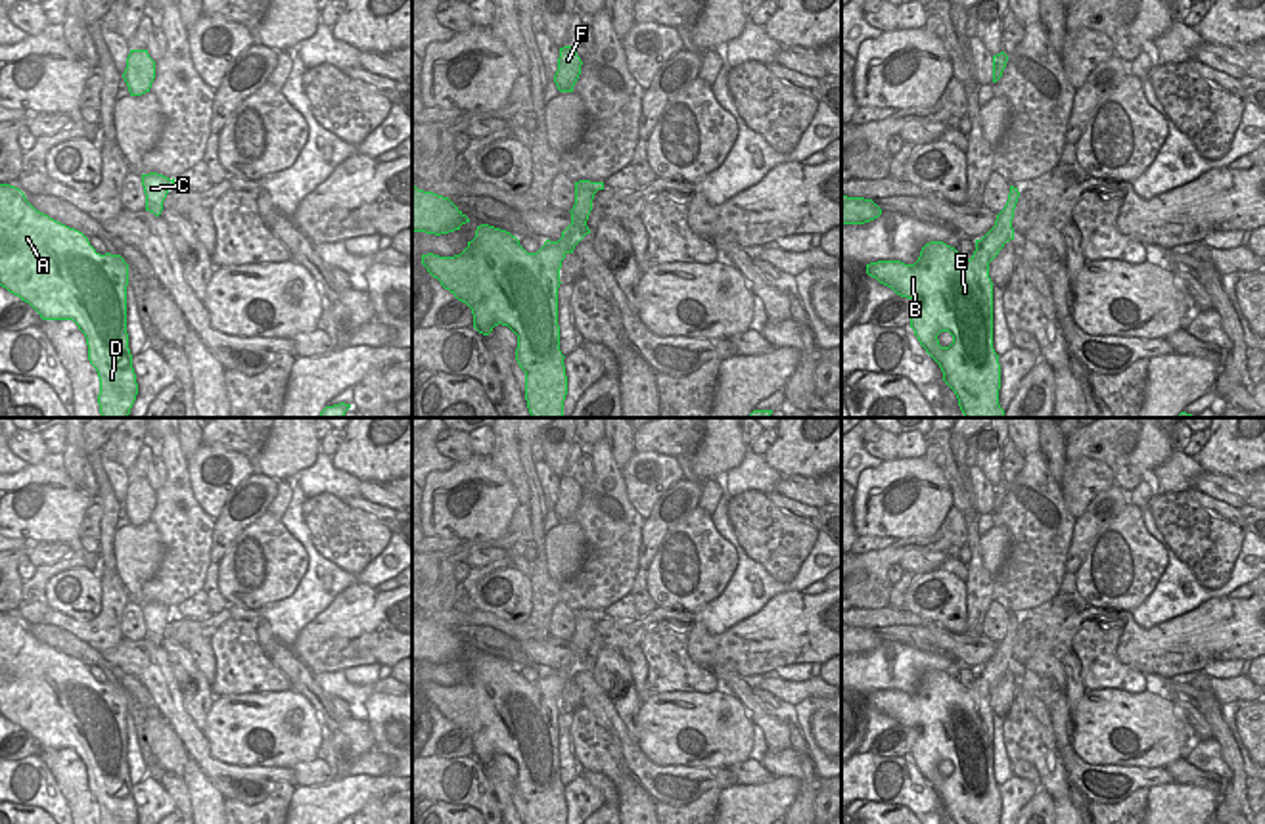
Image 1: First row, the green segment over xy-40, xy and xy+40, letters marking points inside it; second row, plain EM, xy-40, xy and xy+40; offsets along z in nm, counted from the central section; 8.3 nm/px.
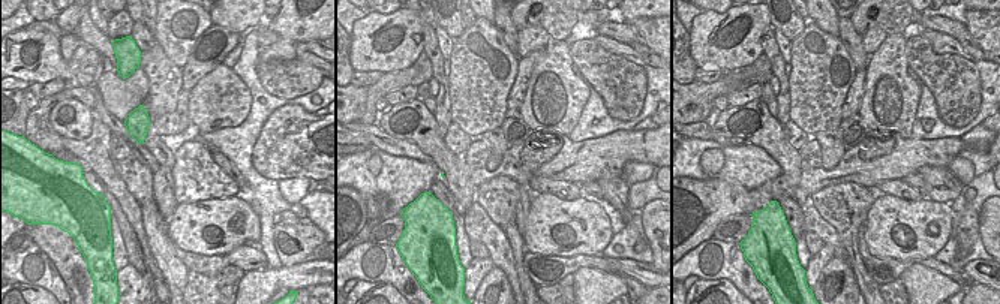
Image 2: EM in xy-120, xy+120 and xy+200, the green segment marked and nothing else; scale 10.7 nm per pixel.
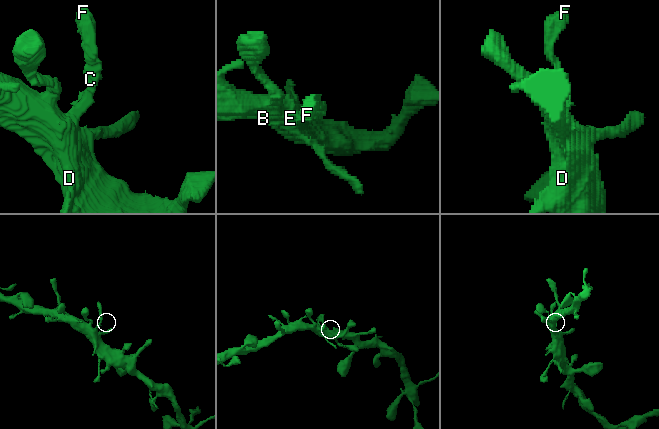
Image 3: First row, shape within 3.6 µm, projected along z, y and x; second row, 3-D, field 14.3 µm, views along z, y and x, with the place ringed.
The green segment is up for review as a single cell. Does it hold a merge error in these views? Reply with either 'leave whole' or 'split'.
leave whole

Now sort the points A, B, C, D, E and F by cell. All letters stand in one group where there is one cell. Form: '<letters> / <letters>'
A B C D E F

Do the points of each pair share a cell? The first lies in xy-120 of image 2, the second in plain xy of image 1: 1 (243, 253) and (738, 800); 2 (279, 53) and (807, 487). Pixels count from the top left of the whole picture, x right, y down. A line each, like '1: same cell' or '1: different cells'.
1: different cells
2: different cells

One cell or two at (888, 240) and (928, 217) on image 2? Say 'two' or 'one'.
one

